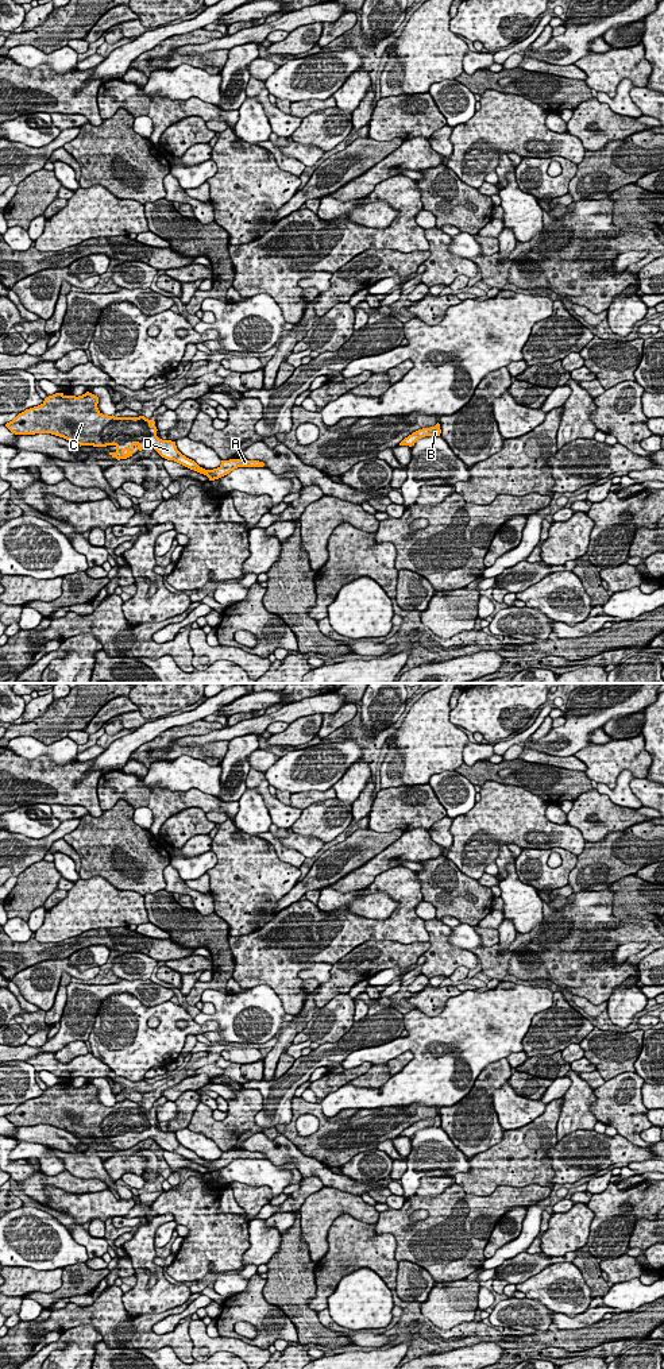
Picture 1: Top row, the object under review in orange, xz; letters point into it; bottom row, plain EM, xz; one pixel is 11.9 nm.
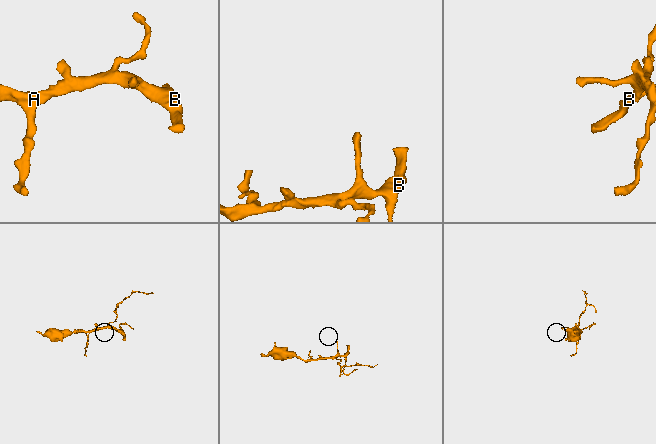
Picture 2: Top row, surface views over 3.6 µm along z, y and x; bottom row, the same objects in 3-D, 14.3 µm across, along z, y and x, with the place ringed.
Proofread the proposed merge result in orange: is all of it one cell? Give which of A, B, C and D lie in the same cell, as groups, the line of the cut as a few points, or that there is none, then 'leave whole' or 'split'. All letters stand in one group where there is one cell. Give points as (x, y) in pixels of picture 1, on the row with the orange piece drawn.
A B C D; no cut; leave whole

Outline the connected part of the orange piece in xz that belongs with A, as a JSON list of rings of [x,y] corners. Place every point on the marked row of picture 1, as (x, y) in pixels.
[[[86,392],[82,396],[65,396],[63,393],[55,393],[45,398],[45,401],[34,408],[26,409],[19,413],[12,421],[7,423],[5,427],[15,435],[35,435],[35,433],[51,433],[66,440],[70,440],[74,444],[81,446],[93,446],[93,447],[107,447],[115,446],[116,451],[109,452],[112,458],[127,459],[132,456],[134,450],[139,451],[146,447],[153,447],[162,458],[167,460],[174,460],[190,470],[194,470],[200,474],[204,474],[209,481],[219,479],[238,467],[263,467],[265,463],[259,460],[247,460],[247,459],[229,459],[221,460],[221,464],[213,470],[205,470],[200,467],[194,460],[182,455],[175,446],[175,441],[162,440],[157,436],[155,421],[146,419],[144,416],[139,417],[115,417],[103,414],[99,408],[99,397]]]

